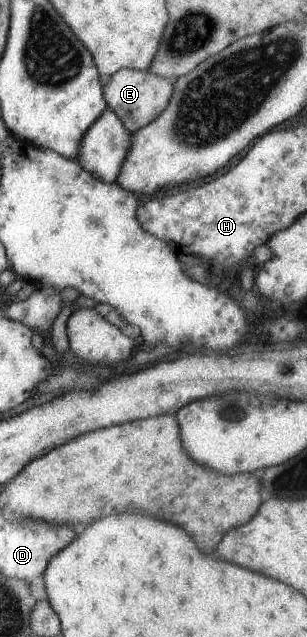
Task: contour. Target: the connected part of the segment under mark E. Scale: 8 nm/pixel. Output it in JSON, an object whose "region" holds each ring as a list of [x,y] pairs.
{"region":[[[135,69],[116,70],[104,86],[102,95],[107,109],[111,109],[128,133],[135,132],[155,118],[167,104],[172,93],[172,80],[164,79],[147,71]]]}

